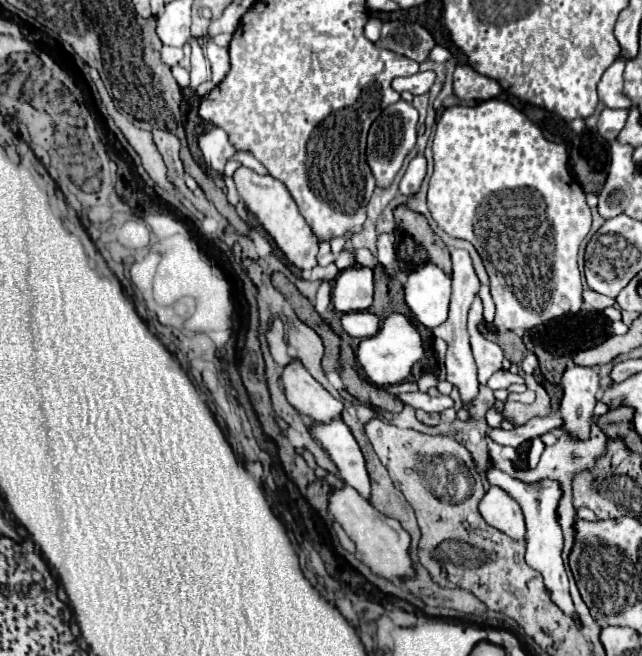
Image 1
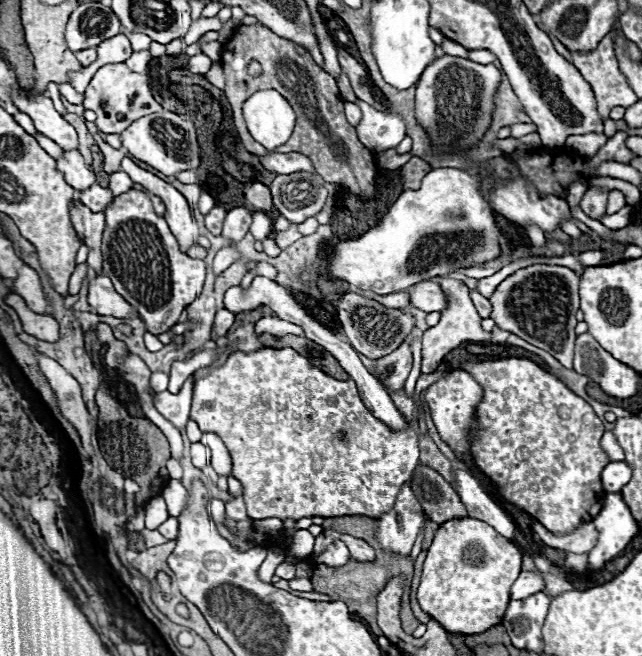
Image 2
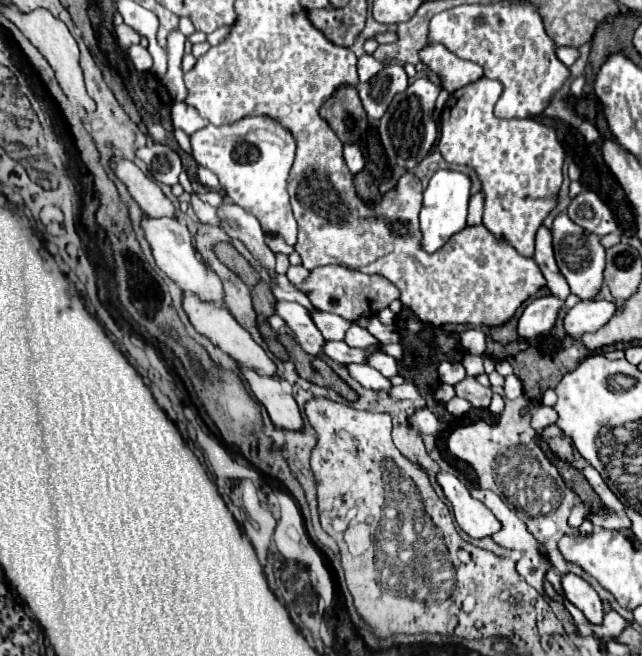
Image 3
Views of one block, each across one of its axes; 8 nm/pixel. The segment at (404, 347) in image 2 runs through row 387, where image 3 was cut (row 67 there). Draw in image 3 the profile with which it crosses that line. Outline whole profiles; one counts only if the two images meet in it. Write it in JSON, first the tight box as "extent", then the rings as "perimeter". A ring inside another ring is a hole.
{"extent":[358,64,408,120],"perimeter":[[[392,64],[392,66],[384,66],[374,78],[360,84],[358,94],[368,116],[372,120],[378,120],[386,112],[394,94],[404,92],[406,86],[408,86],[408,76],[404,68]]]}

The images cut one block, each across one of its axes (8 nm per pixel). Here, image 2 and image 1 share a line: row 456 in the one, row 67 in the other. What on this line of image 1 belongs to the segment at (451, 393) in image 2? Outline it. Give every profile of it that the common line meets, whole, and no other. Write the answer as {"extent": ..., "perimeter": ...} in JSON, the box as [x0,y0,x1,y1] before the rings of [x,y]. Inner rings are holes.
{"extent":[454,66,502,102],"perimeter":[[[458,66],[454,70],[454,94],[464,102],[492,100],[500,92],[502,88],[496,80],[478,74],[472,66]]]}

